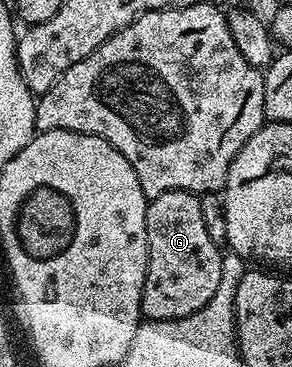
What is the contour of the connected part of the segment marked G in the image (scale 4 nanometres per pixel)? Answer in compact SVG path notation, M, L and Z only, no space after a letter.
M170 190L151 197L146 210L148 269L142 290L140 315L145 321L181 320L206 306L222 282L221 249L206 234L200 196L186 190Z

